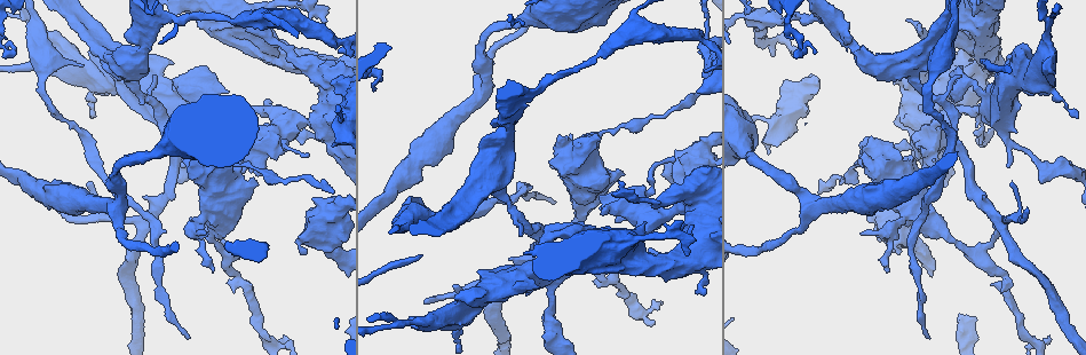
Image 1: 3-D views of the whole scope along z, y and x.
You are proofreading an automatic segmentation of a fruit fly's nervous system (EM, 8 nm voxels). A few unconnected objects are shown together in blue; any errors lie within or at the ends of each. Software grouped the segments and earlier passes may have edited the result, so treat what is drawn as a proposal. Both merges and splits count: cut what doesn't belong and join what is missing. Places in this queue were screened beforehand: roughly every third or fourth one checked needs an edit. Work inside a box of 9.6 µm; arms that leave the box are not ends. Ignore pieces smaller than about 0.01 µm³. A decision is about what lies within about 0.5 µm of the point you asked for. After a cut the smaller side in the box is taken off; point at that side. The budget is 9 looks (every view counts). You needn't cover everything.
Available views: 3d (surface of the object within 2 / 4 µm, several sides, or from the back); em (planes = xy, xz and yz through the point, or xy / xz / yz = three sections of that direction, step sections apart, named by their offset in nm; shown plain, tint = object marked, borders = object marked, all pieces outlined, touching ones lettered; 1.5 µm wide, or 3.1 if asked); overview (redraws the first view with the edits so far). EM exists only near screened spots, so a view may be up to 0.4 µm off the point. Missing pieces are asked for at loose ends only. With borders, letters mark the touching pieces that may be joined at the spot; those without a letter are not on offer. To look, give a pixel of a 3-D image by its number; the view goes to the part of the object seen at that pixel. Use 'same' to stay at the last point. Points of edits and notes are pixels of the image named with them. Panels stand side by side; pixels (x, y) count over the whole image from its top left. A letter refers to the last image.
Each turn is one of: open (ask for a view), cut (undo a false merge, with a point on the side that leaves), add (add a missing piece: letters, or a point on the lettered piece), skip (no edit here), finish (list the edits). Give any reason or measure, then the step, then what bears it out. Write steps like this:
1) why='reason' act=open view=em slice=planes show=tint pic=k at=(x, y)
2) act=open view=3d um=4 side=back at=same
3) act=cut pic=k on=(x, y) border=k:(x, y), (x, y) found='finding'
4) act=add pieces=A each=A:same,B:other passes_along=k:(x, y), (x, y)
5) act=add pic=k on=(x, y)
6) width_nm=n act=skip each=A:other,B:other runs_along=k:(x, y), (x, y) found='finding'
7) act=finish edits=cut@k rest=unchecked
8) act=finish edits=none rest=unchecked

why='tapers out' act=open view=em slice=planes show=borders pic=1 at=(930, 338)

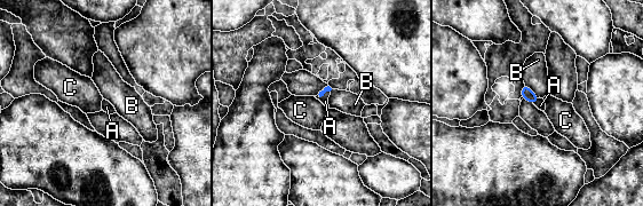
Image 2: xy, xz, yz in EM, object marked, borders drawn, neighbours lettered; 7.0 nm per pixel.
longest_contact=B:150nm act=add pieces=A each=A:same,B:other,C:other found='it goes on there'

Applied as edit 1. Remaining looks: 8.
act=open view=overview

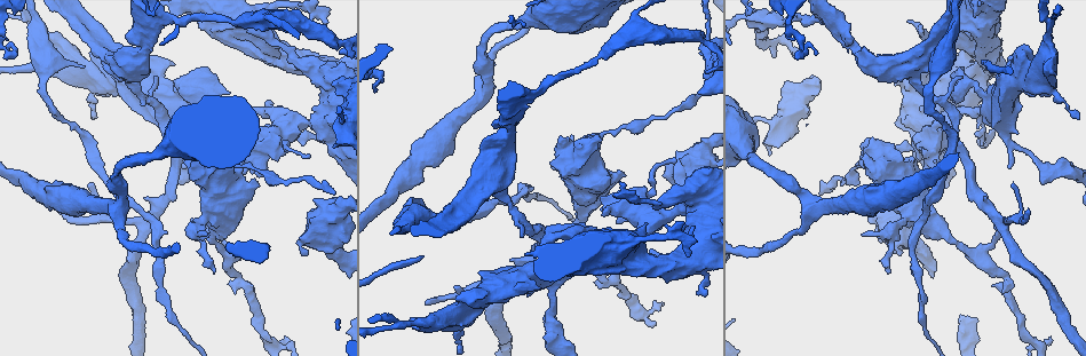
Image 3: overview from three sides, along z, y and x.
why='thin end' act=open view=em slice=planes show=borders pic=3 at=(334, 193)

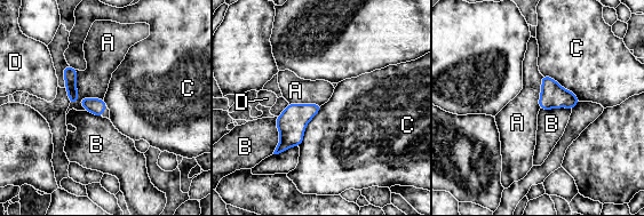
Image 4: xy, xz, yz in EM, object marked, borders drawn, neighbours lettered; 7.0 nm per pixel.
act=skip each=A:other,B:other,C:other,D:other found='none of them fits'

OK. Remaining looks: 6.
why='branch stops here' act=open view=em slice=planes show=borders pic=3 at=(206, 236)

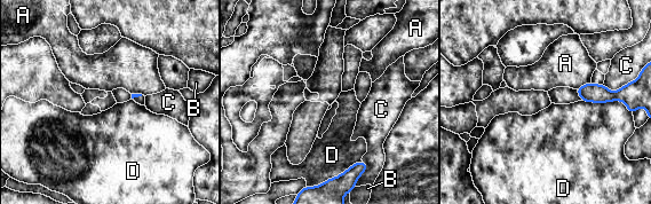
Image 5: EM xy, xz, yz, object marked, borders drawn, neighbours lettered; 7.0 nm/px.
act=skip each=A:other,B:other,C:other,D:other border=5:(581, 100), (590, 102), (624, 102) found='no lettered piece goes on from it'

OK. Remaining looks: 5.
act=finish edits=add@2 rest=unchecked

